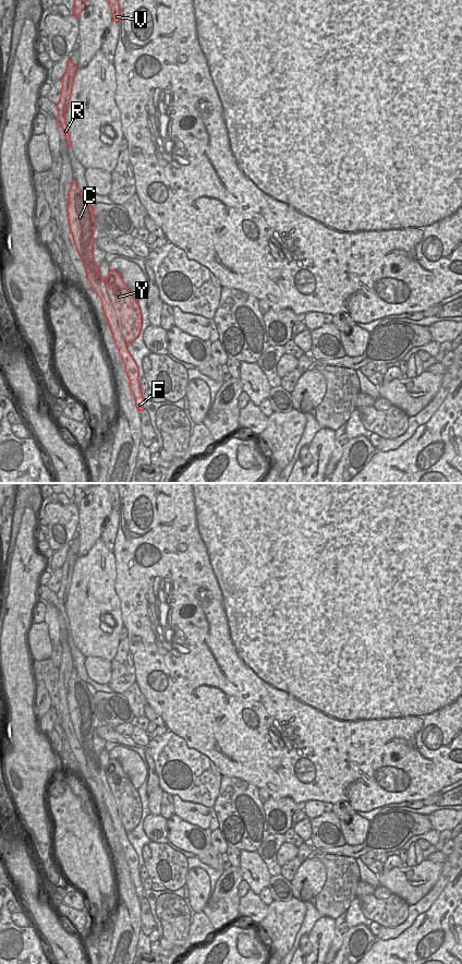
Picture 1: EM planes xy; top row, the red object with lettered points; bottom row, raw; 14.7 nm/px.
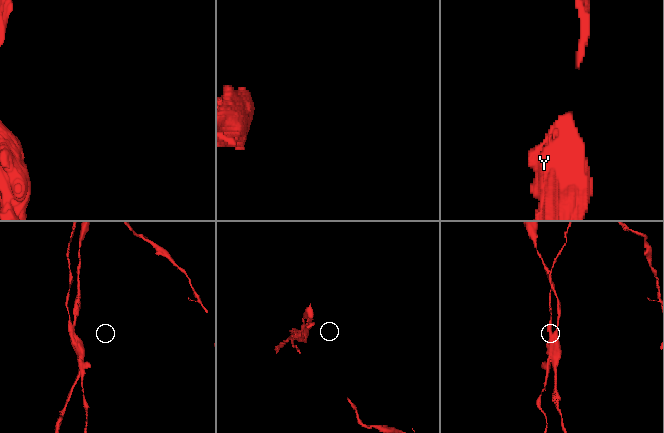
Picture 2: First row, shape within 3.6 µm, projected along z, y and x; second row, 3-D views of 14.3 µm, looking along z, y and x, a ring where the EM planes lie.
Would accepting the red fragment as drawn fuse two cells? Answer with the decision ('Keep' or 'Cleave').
Cleave.

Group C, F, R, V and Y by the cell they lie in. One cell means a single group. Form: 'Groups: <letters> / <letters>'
Groups: C F R / V Y.

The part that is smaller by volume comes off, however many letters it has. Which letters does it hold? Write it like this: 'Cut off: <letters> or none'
Cut off: C, F, R

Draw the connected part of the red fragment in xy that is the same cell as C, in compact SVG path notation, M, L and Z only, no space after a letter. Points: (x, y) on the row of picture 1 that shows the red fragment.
M74 180L72 181L69 192L68 217L73 241L85 267L87 279L101 300L104 313L109 323L116 347L125 365L125 372L130 381L130 389L135 398L138 411L142 411L144 410L145 401L138 381L138 367L126 349L126 342L119 328L118 317L106 288L106 279L101 278L99 266L94 262L94 207L90 206L86 194L78 189Z

